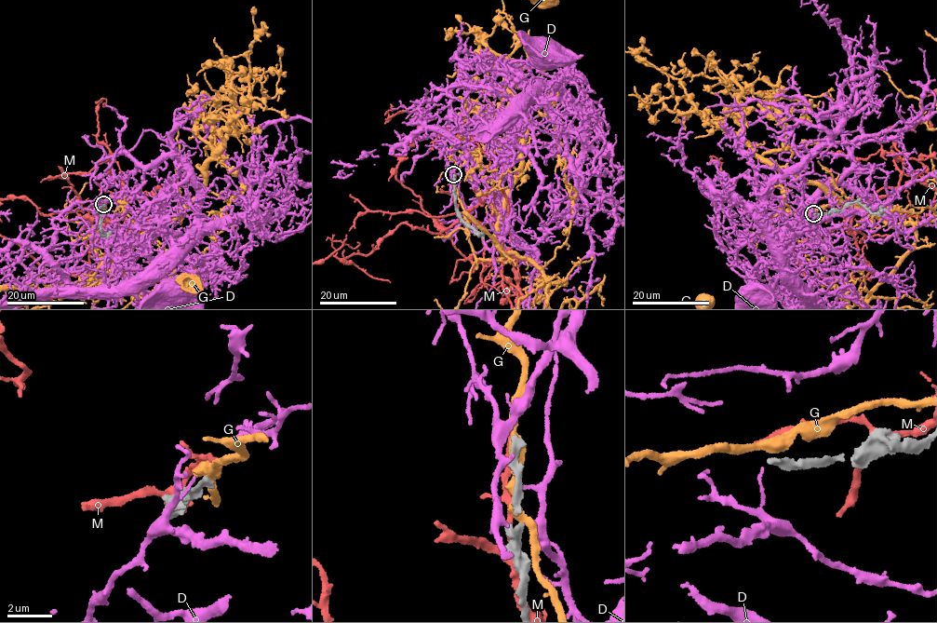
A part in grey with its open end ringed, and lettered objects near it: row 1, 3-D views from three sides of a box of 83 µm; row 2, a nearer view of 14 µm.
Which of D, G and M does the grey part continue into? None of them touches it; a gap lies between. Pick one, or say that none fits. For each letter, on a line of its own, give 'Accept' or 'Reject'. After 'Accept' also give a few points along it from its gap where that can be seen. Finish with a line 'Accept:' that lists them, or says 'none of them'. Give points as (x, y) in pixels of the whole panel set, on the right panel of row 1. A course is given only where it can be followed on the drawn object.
D: Reject
G: Reject
M: Reject
Accept: none of them

